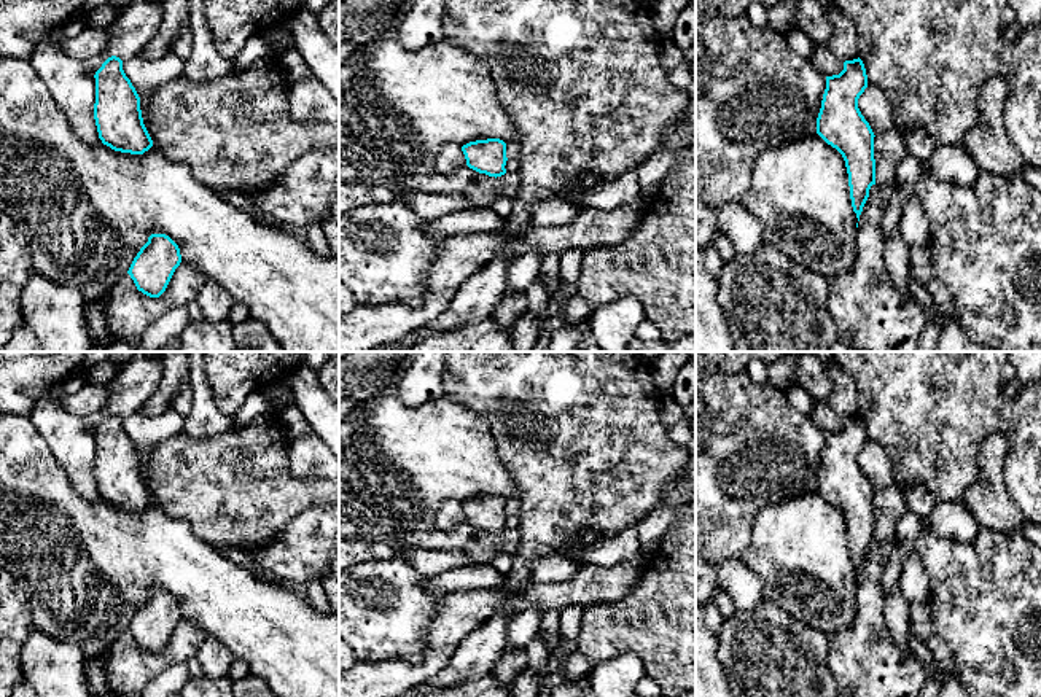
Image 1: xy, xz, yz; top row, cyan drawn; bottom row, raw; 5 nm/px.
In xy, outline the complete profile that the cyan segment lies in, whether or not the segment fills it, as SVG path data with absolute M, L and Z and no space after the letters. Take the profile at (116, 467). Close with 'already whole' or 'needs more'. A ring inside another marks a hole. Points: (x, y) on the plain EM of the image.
M108 414L94 434L94 476L102 500L121 509L148 508L153 496L143 481L140 454L123 426L123 417Z | already whole

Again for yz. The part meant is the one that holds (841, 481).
M853 415L844 419L839 431L826 433L826 446L821 465L817 474L817 490L832 504L836 504L847 524L850 555L853 568L860 578L863 563L869 554L869 546L875 541L874 489L858 465L858 455L868 444L868 431L863 417Z | already whole

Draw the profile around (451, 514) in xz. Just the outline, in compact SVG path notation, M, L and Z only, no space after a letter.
M447 500L441 504L435 517L435 527L438 530L452 530L466 522L465 511L460 501Z

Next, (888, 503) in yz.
M895 484L874 493L875 539L885 547L896 539L896 524L906 511L904 493Z

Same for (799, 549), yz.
M818 490L761 509L742 563L761 579L764 595L777 606L829 638L855 622L858 574L852 563L845 517Z

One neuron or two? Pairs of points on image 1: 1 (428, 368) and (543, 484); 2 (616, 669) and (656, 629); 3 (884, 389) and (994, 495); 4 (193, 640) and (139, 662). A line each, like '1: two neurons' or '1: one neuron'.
1: two neurons
2: two neurons
3: two neurons
4: one neuron

